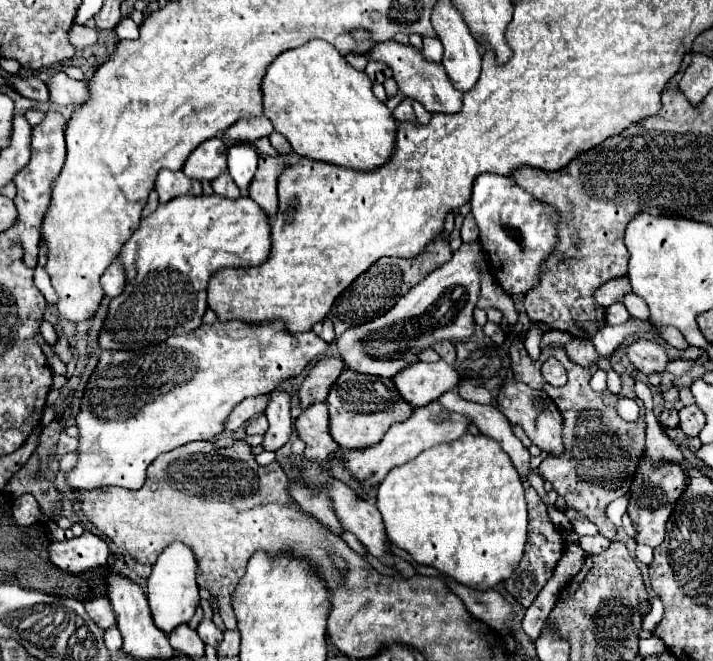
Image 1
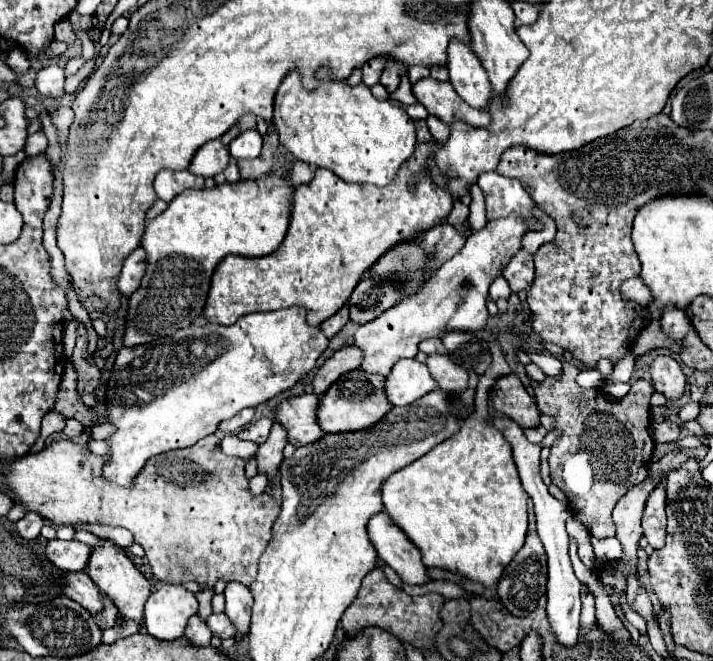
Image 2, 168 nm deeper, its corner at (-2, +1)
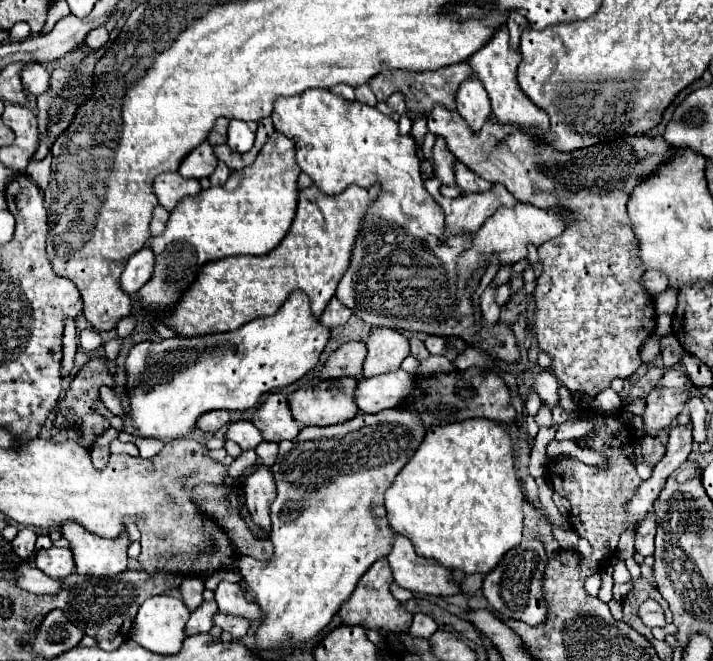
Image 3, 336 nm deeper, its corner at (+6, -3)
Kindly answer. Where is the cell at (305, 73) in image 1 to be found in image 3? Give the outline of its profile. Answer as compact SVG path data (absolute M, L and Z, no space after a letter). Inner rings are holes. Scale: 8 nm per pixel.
M328 90L278 98L272 120L278 132L294 138L298 166L324 194L342 194L350 184L380 184L380 212L376 218L366 218L366 228L358 232L350 266L336 290L344 306L372 328L390 326L402 332L456 336L470 346L478 342L492 358L518 364L520 350L510 326L484 326L484 320L480 320L476 328L472 294L486 266L474 272L464 292L456 286L456 262L462 250L472 246L474 234L444 234L444 212L422 184L420 158L412 136L400 136L398 124L376 108L346 102ZM364 236L370 236L370 244L362 242Z

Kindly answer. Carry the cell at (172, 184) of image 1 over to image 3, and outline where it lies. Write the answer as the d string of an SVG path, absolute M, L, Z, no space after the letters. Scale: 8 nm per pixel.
M178 172L174 174L160 174L154 180L154 194L158 196L160 206L164 206L168 212L172 212L182 198L194 196L200 192L198 180L186 180Z

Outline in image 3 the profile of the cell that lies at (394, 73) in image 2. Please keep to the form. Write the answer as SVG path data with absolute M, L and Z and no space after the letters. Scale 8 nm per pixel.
M460 62L460 64L452 64L452 66L438 68L434 72L430 72L430 70L422 72L412 72L412 70L386 70L386 72L376 74L368 82L368 86L372 88L372 92L376 94L378 100L388 100L394 92L404 94L406 108L412 114L420 116L420 118L428 118L430 112L434 110L434 106L438 106L438 104L444 106L444 108L448 108L448 110L456 110L456 92L458 92L460 84L466 78L474 78L474 70L470 68L468 62Z

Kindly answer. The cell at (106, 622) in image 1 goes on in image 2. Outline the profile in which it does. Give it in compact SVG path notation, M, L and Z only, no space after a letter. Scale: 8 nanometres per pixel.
M74 572L68 574L62 586L62 592L70 598L74 598L78 604L82 604L90 614L100 614L104 608L102 602L102 592L98 586L90 580L86 572Z

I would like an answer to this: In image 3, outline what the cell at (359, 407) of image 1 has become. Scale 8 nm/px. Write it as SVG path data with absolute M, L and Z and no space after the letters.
M354 378L324 380L316 386L302 386L288 396L290 412L300 426L328 426L346 422L358 414L358 408L354 406L354 386L356 386Z

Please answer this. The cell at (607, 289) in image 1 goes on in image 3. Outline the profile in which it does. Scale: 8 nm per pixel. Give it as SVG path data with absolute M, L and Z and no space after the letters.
M646 270L644 276L642 276L642 284L656 298L662 290L668 288L668 278L666 278L666 274L662 270Z

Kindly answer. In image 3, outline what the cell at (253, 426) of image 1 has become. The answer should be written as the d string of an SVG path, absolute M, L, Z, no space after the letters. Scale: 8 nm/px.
M248 420L230 422L228 430L226 430L226 438L236 442L242 450L254 450L262 442L260 430L252 422L248 422Z

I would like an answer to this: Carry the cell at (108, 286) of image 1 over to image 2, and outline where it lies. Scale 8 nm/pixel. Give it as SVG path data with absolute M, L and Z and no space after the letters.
M136 248L132 254L126 256L122 272L118 276L118 290L122 296L130 296L136 288L138 282L142 280L142 270L146 268L146 254L142 254L142 248Z

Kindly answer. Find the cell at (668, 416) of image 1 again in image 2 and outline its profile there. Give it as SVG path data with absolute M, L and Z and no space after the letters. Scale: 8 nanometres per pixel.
M664 420L664 422L654 426L652 438L656 442L676 442L680 438L680 426L672 420Z

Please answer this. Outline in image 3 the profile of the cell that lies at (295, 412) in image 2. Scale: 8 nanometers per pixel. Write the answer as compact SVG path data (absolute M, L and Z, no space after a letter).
M274 392L266 398L266 402L254 412L252 424L262 432L266 442L290 440L300 432L290 414L288 400L280 392Z

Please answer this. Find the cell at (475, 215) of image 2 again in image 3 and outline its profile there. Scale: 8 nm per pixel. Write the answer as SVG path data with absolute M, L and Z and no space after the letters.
M436 138L436 144L434 144L434 162L436 162L436 176L442 180L442 184L456 186L454 170L452 170L454 156L448 154L446 144L444 144L442 138Z

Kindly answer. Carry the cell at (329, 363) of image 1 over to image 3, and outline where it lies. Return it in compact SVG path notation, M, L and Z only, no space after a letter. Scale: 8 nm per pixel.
M346 342L342 344L326 362L322 370L322 380L328 378L360 378L362 362L366 358L366 344L364 342Z

